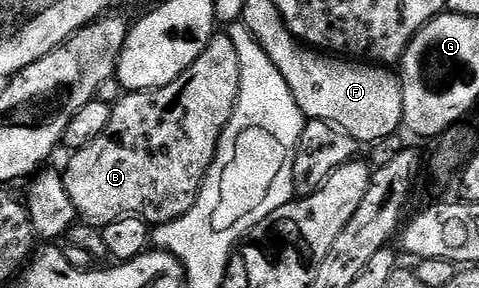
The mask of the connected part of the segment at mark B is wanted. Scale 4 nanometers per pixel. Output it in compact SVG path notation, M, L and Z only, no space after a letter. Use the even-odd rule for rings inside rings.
M217 34L197 62L169 86L127 92L124 100L111 108L107 129L96 140L82 145L78 149L80 152L68 162L67 172L62 173L76 217L102 230L126 216L139 216L146 224L158 226L189 214L193 202L197 202L207 171L215 161L219 140L235 115L242 69L237 46L233 46L230 35Z

